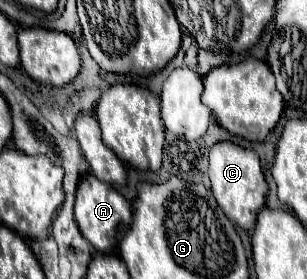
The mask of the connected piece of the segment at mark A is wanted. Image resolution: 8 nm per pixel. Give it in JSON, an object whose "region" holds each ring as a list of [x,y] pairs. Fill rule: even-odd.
{"region":[[[85,175],[75,195],[75,221],[83,237],[101,253],[115,251],[119,243],[119,227],[131,223],[131,203],[117,193],[111,185],[99,181],[93,175]]]}

